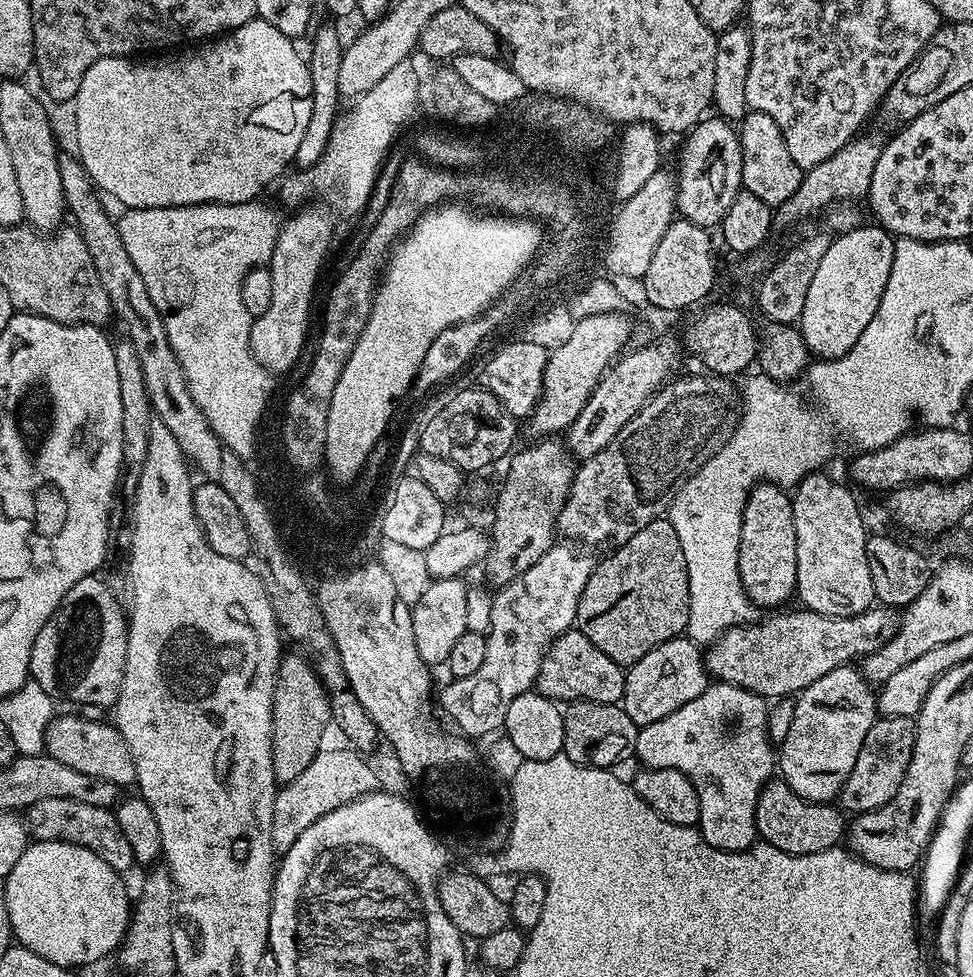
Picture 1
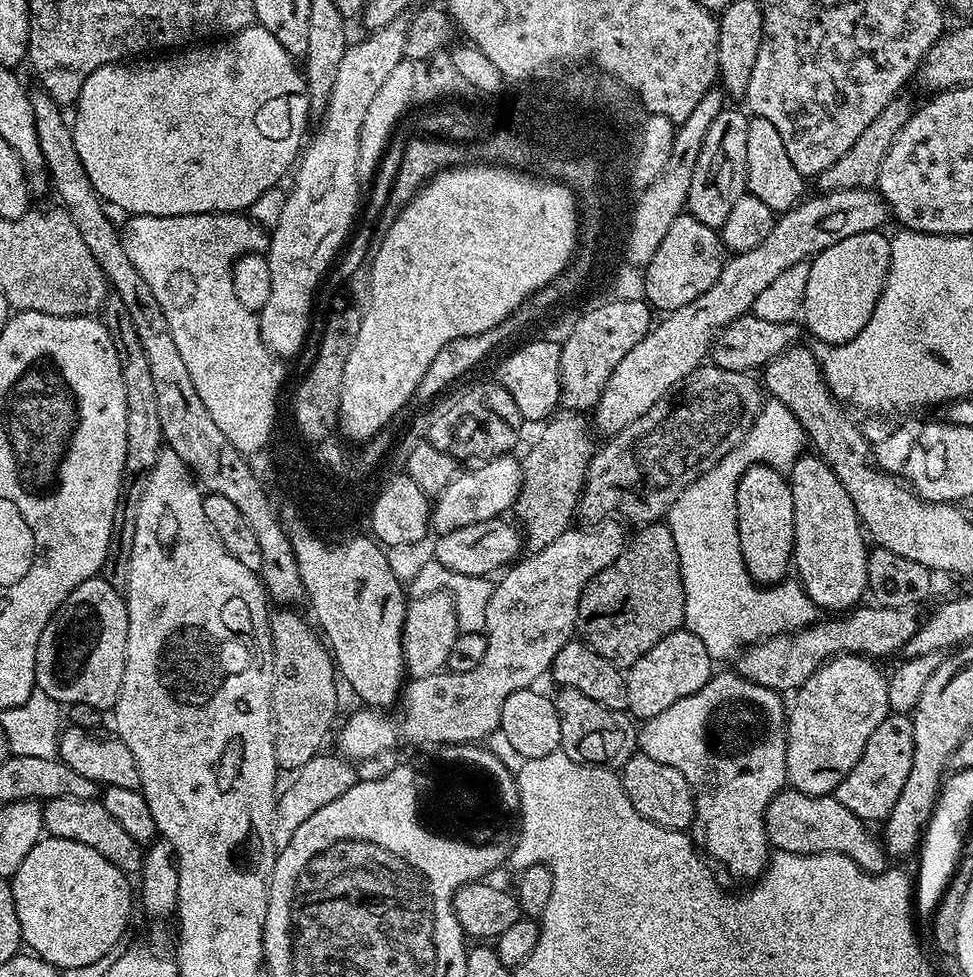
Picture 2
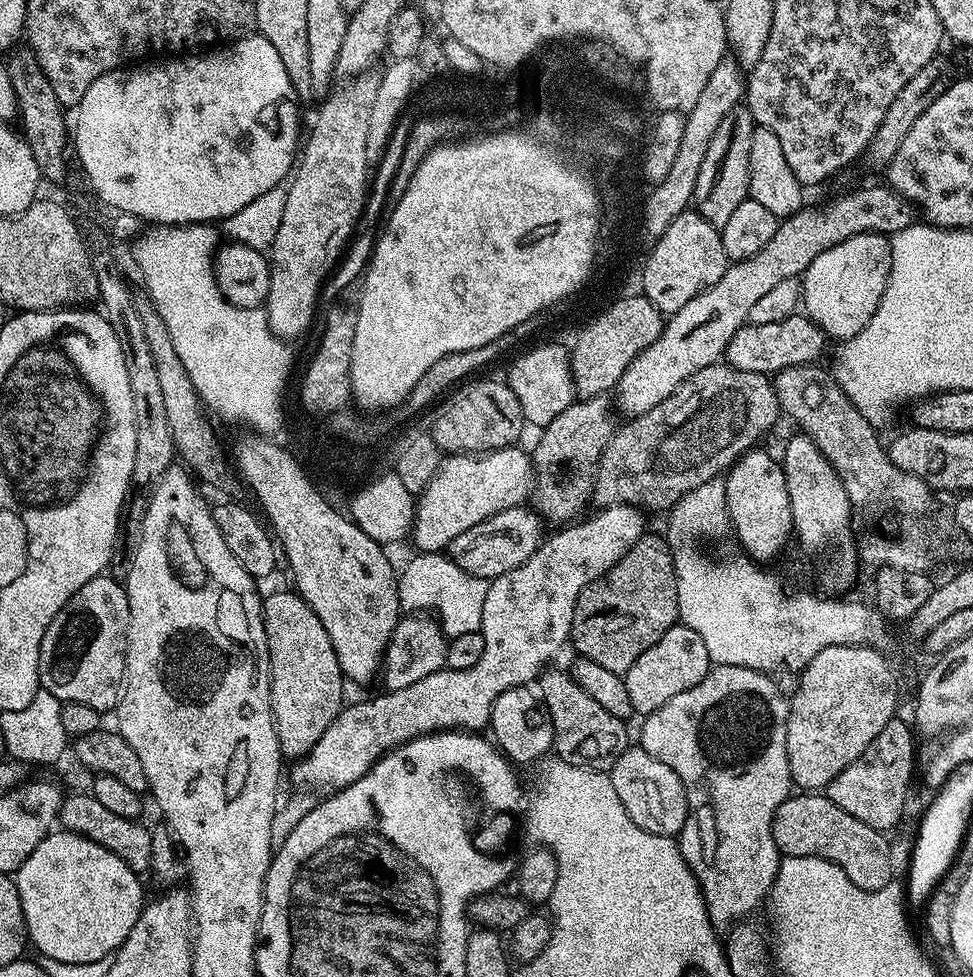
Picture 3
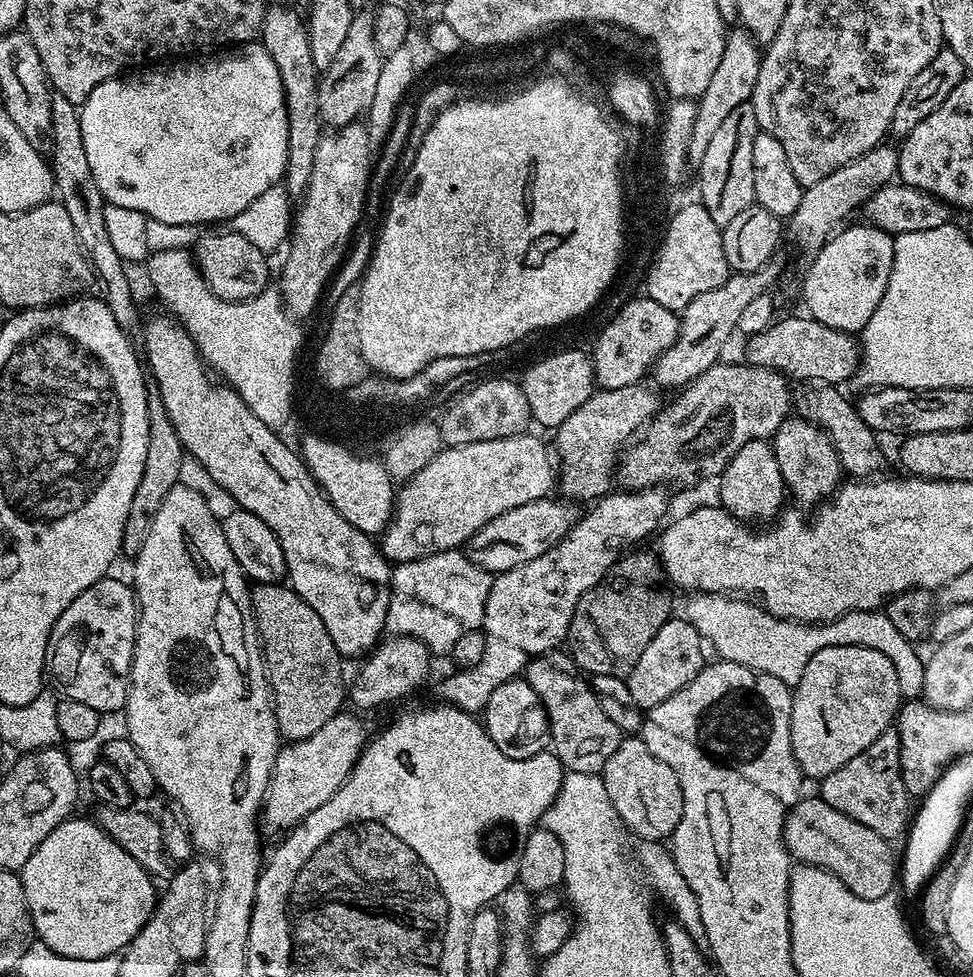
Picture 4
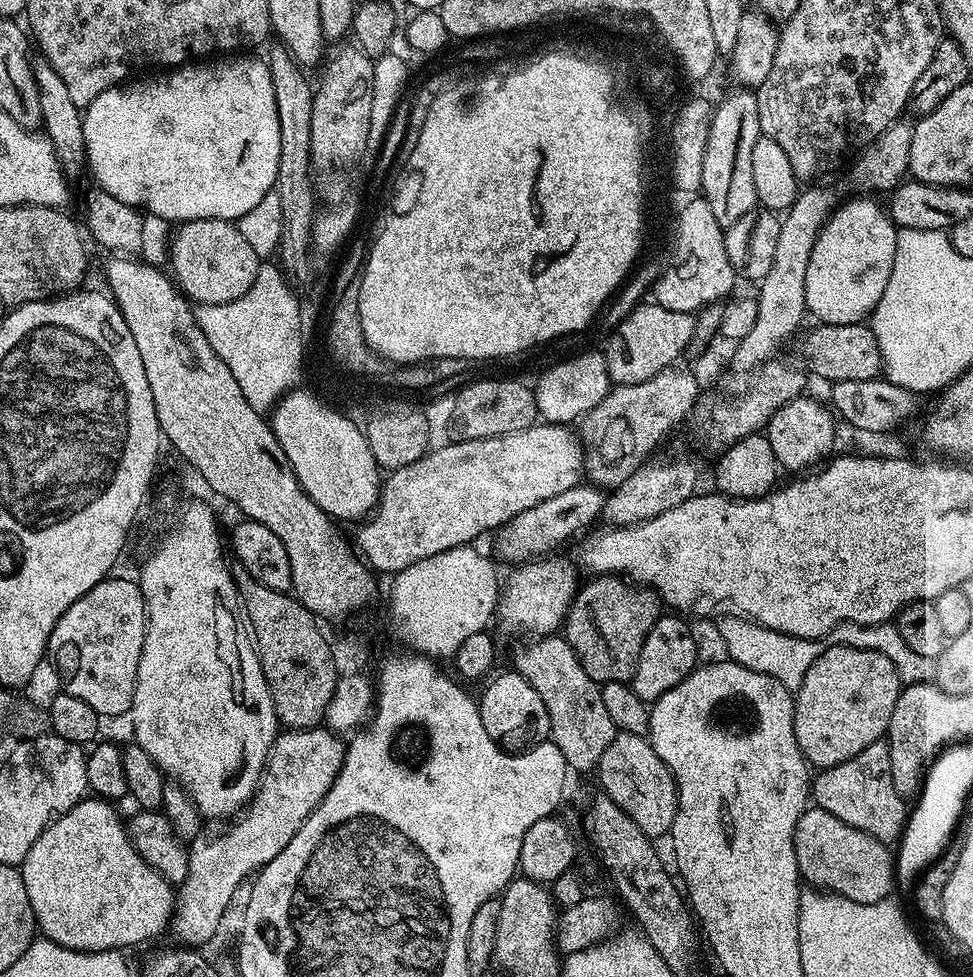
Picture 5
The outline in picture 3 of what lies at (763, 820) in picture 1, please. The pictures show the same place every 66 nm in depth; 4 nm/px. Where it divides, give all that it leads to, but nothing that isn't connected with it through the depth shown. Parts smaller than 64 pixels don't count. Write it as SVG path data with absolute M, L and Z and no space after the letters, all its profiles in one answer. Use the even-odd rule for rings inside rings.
M808 790L803 794L789 795L774 814L772 833L776 849L784 856L826 858L842 866L850 882L854 882L854 886L862 890L873 892L893 883L892 852L888 849L889 837L866 826L866 822L858 822L858 818L846 814L842 806L834 806L834 802L830 802L826 794Z

